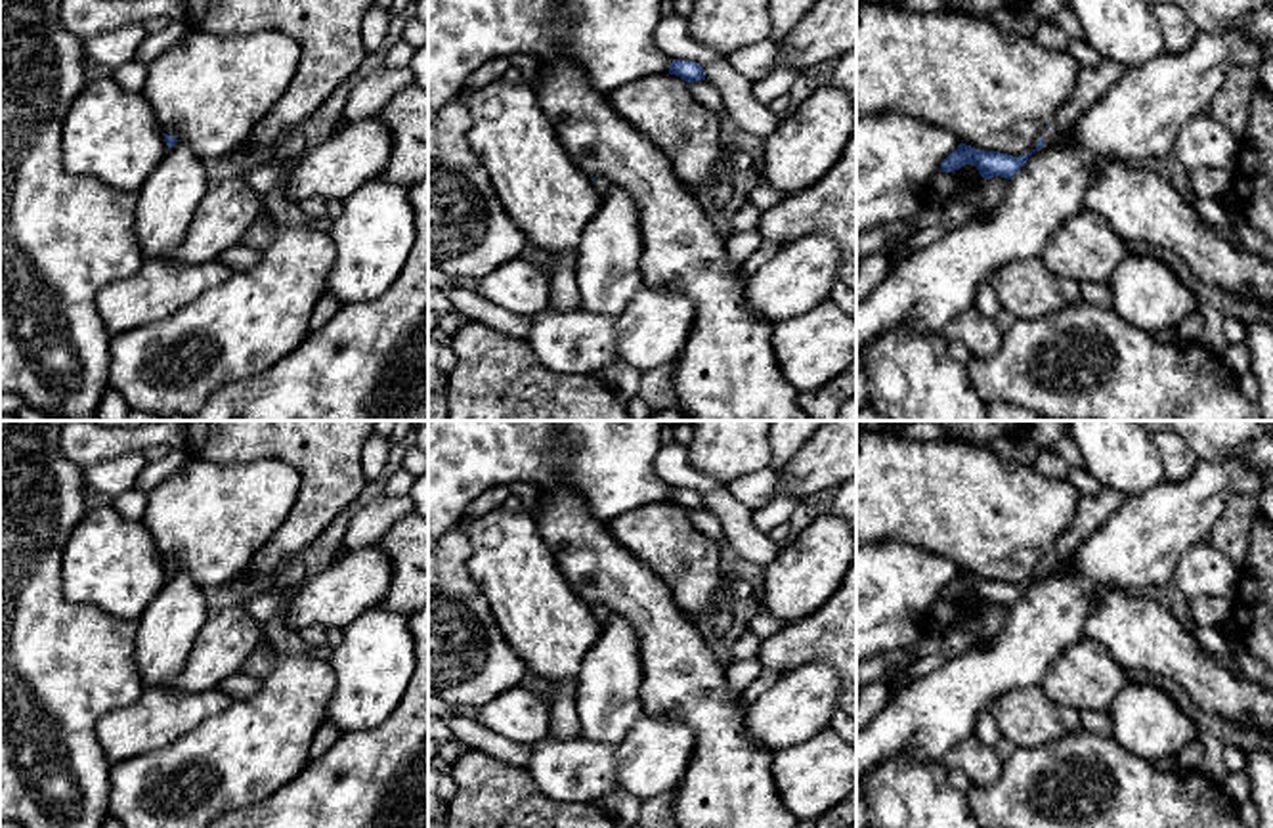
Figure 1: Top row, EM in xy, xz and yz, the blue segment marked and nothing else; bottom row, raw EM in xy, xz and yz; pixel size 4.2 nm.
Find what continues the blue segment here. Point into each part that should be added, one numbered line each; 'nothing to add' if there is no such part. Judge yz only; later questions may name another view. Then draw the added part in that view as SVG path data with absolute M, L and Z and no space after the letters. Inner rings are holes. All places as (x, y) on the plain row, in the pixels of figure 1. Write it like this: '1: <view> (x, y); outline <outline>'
1: yz (1094, 511); outline M1101 488L1095 495L1084 497L1072 526L1061 534L1051 553L1042 560L1044 574L1051 574L1063 558L1072 556L1072 553L1124 503L1126 497L1111 488Z

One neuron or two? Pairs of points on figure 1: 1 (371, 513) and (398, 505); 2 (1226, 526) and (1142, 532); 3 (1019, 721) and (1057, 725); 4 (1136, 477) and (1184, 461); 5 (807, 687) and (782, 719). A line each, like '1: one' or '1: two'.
1: one
2: two
3: one
4: two
5: one

